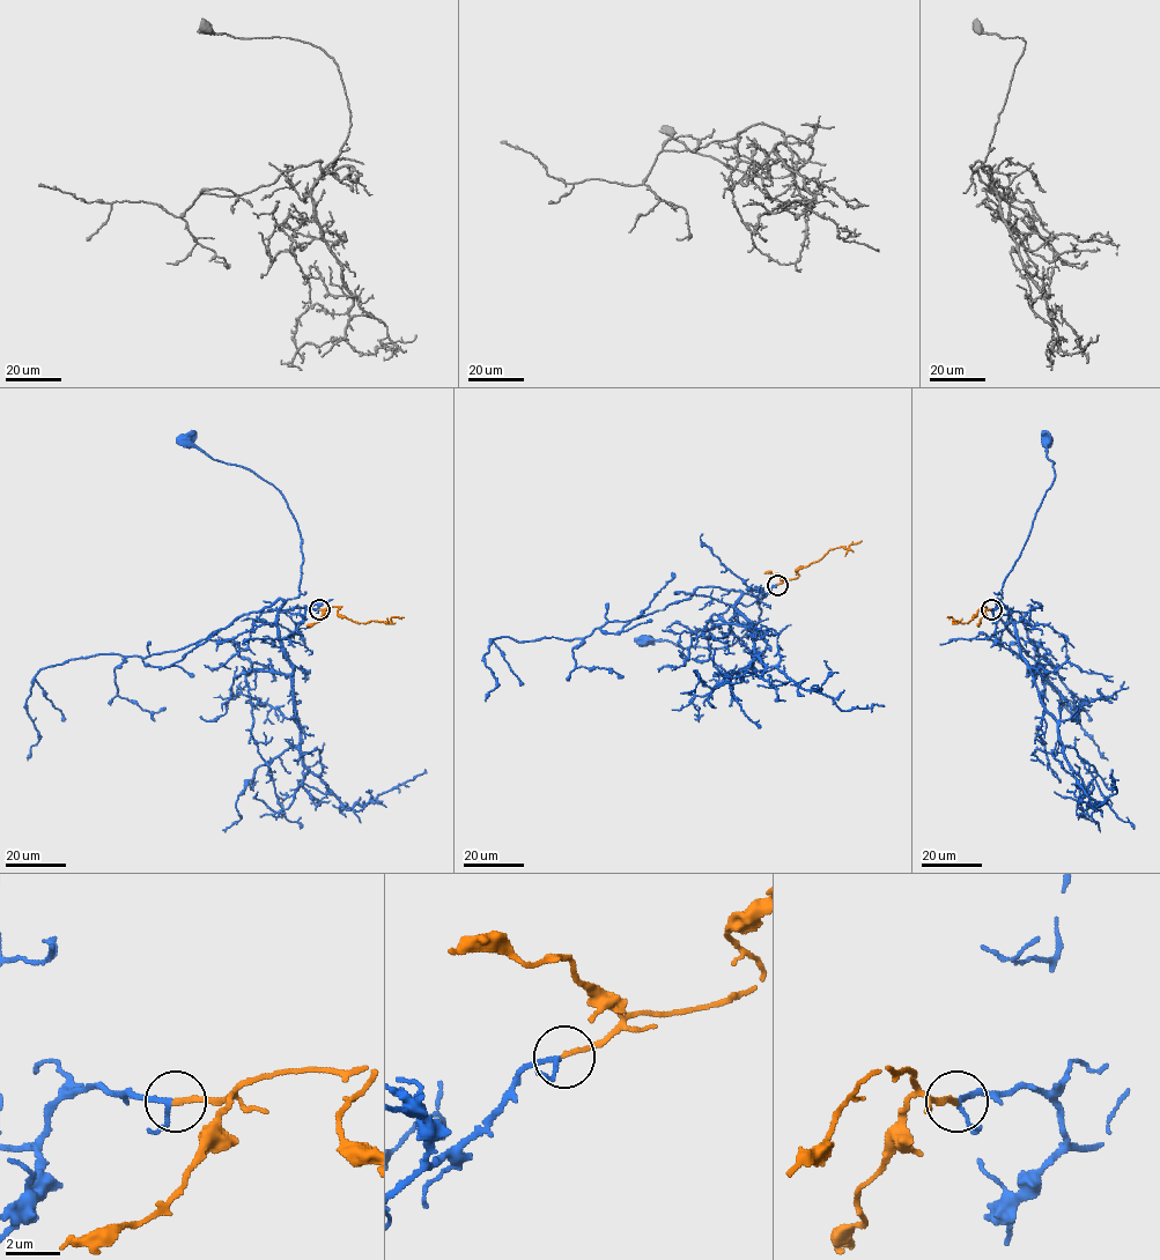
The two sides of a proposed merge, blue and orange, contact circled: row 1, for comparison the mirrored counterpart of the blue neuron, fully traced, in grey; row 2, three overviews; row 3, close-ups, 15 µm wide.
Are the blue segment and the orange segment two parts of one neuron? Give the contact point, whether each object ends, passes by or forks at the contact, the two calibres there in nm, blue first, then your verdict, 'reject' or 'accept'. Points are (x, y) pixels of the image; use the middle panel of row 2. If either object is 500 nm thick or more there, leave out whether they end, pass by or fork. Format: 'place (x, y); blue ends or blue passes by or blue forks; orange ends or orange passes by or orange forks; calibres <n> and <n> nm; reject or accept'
place (777, 585); blue passes by; orange ends; calibres 140 and 180 nm; accept

